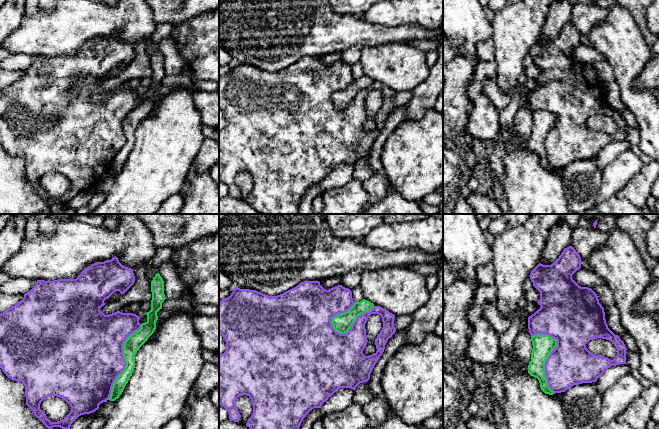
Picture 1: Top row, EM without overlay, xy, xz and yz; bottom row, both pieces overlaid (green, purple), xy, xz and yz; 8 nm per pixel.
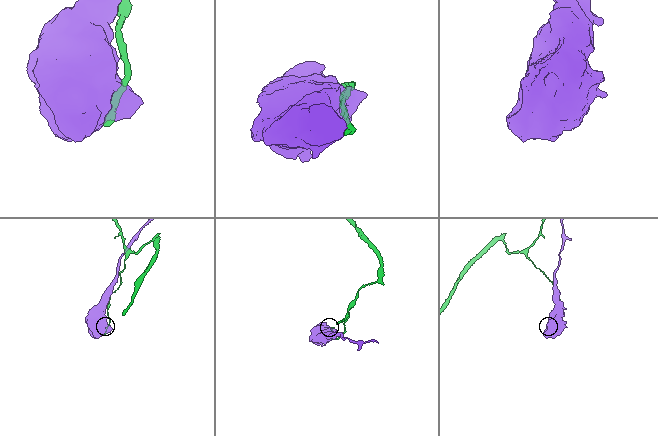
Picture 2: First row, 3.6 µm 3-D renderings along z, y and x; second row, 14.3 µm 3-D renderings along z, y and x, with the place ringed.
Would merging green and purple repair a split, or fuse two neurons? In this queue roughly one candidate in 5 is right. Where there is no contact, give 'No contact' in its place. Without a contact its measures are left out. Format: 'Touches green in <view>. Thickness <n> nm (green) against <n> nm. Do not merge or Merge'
Touches green in xz. Thickness 150 nm (green) against 280 nm. Do not merge

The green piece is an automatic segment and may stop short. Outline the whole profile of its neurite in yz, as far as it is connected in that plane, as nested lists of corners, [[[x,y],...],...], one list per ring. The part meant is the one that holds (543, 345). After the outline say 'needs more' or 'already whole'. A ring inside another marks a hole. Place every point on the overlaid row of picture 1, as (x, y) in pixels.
[[[537,334],[531,337],[531,341],[533,349],[531,361],[528,365],[528,373],[539,380],[540,388],[544,393],[553,395],[554,393],[549,388],[545,376],[545,362],[557,346],[557,340],[549,335]]] | already whole

